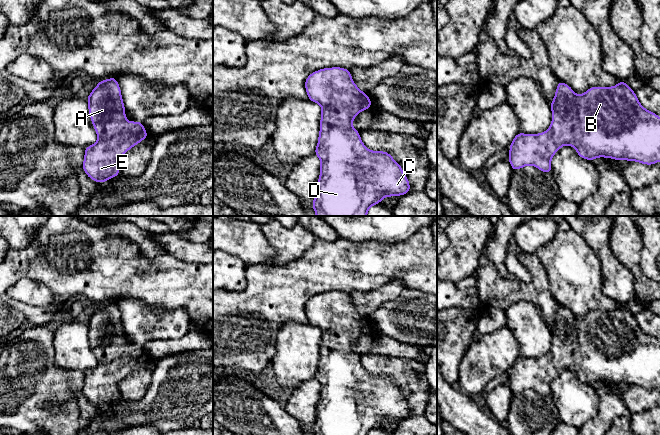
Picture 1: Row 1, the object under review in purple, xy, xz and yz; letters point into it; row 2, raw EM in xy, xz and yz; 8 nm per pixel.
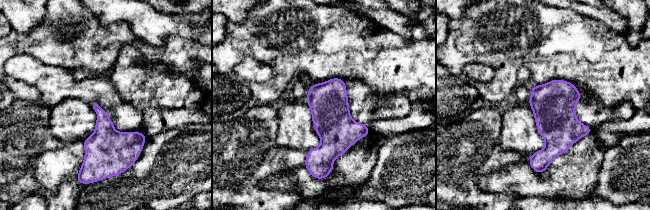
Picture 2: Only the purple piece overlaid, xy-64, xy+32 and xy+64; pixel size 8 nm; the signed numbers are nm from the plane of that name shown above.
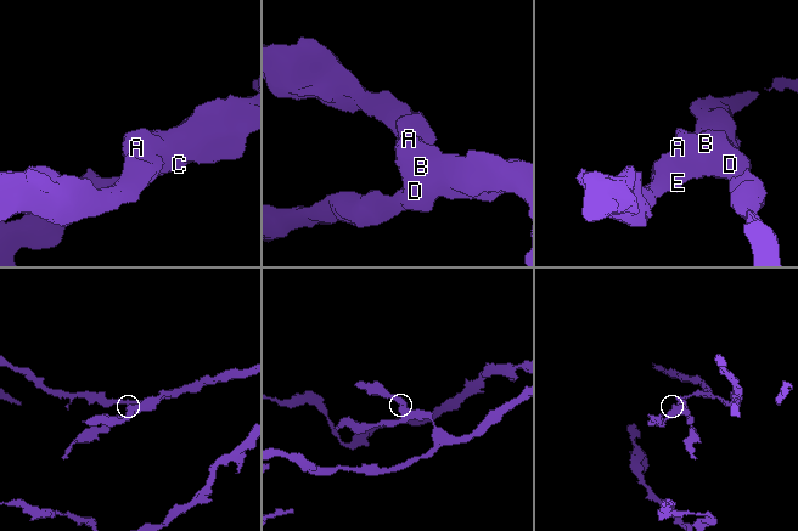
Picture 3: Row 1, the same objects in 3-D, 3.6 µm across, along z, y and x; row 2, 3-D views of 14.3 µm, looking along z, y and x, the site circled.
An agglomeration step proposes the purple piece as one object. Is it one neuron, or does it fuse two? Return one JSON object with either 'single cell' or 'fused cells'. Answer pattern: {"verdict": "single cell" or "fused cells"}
{"verdict": "single cell"}

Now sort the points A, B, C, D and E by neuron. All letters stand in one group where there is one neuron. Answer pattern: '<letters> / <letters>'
A B C D E

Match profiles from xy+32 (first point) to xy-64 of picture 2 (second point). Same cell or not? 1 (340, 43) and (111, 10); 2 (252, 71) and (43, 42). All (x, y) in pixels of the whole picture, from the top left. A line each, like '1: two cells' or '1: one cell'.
1: two cells
2: two cells

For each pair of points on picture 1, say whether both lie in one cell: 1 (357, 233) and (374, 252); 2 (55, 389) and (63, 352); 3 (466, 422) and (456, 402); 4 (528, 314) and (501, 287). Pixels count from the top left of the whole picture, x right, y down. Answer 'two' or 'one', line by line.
1: two
2: two
3: one
4: two

